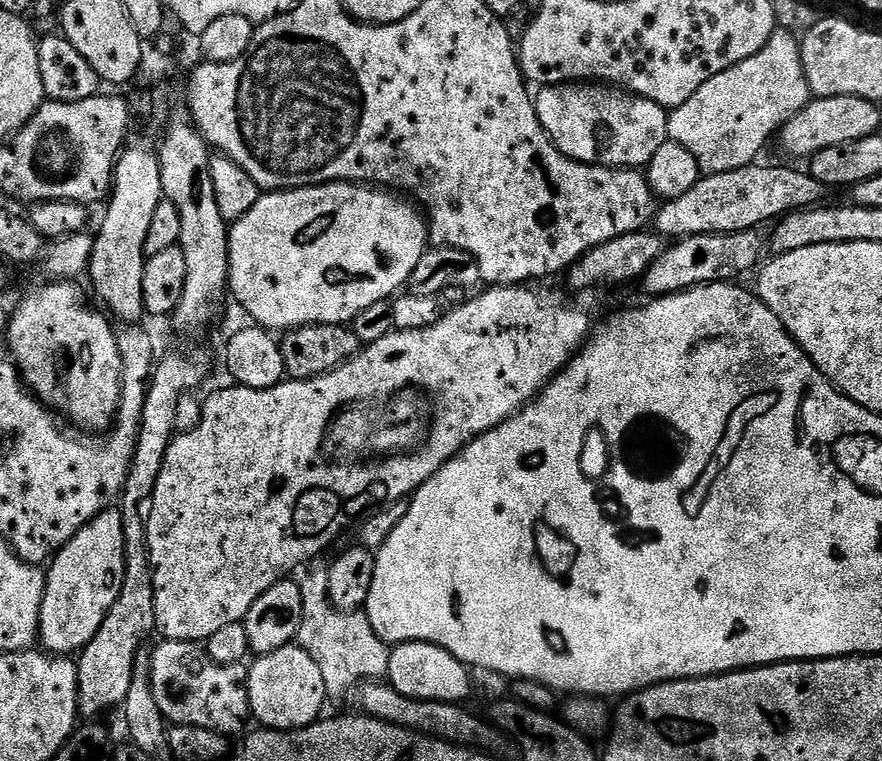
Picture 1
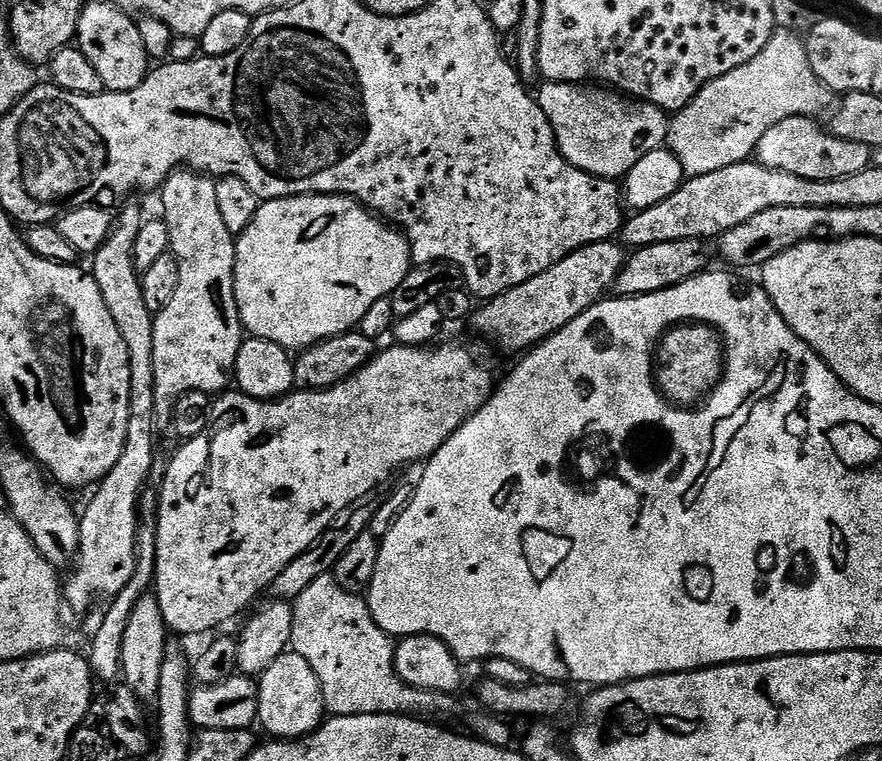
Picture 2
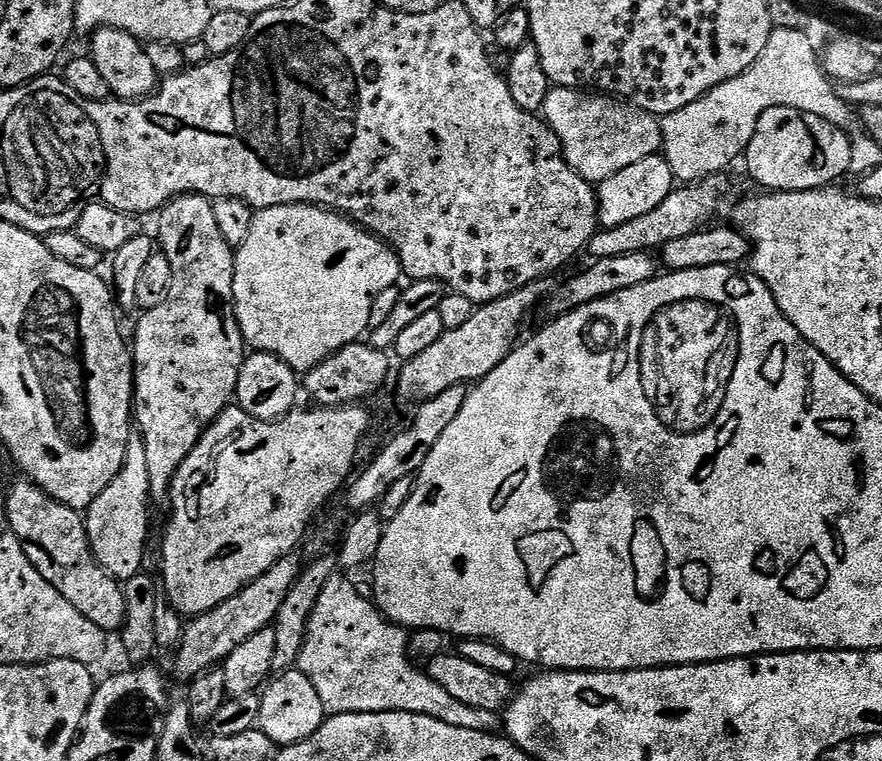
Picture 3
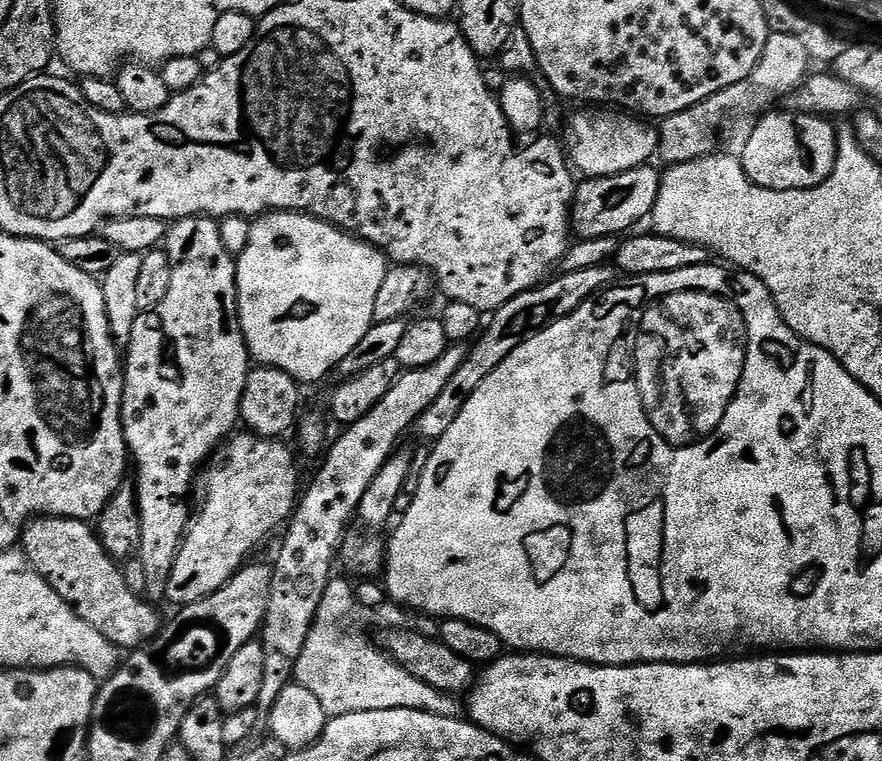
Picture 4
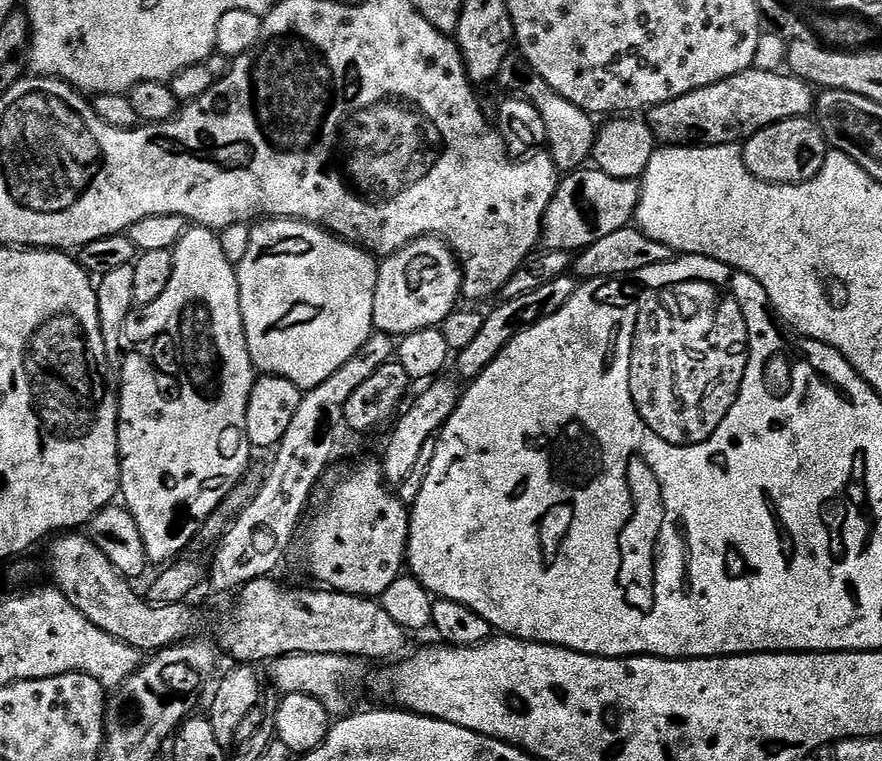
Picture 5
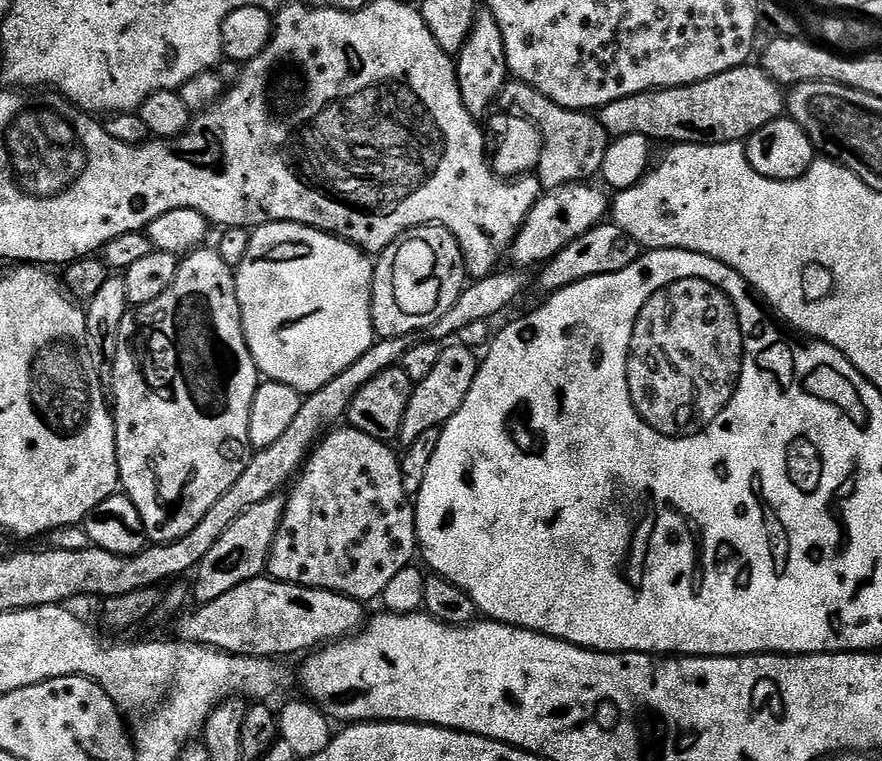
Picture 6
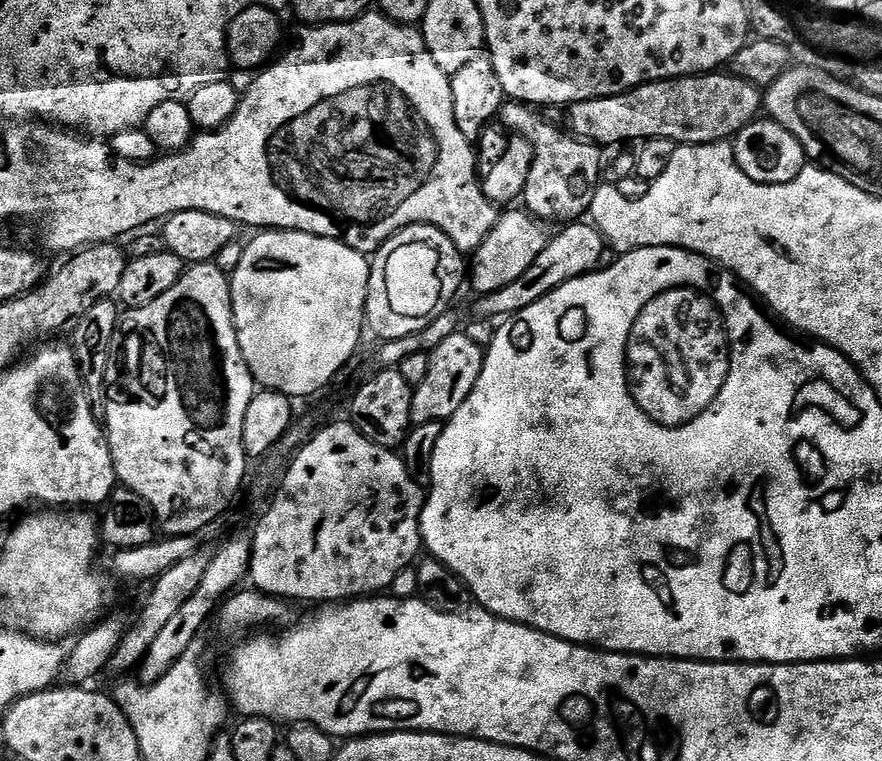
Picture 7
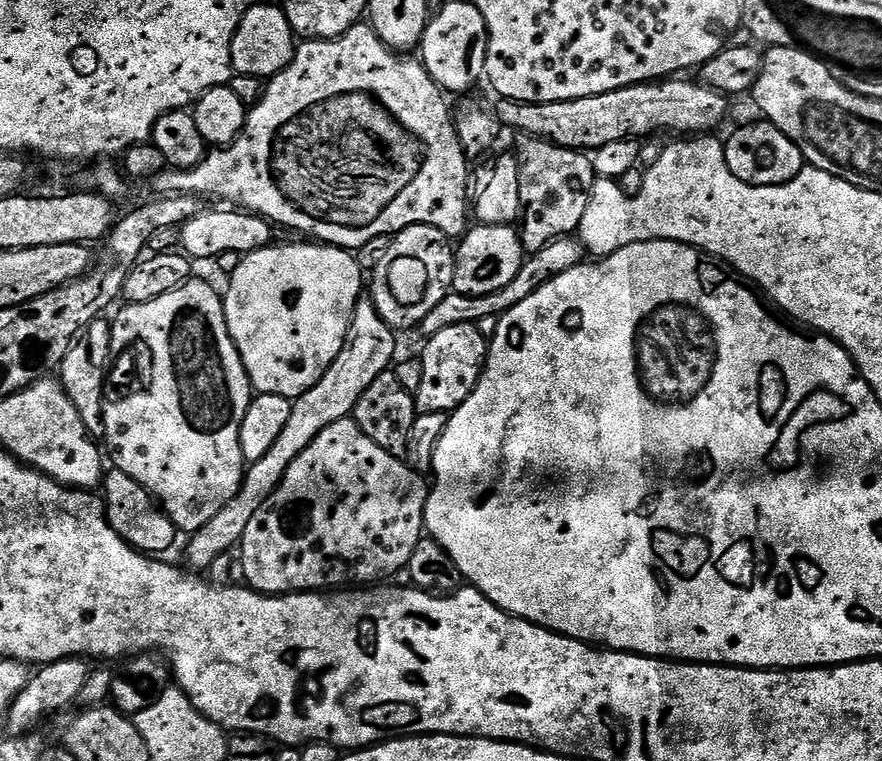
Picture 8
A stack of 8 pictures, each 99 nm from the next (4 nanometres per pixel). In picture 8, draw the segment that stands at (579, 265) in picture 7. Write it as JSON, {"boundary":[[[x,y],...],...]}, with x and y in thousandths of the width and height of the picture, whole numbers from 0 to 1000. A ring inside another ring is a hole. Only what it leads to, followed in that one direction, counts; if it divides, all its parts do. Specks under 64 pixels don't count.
{"boundary":[[[647,307],[626,315],[617,327],[610,329],[609,332],[600,335],[595,340],[583,371],[578,371],[578,376],[569,376],[569,381],[565,381],[560,386],[546,386],[545,389],[529,389],[516,381],[509,384],[506,392],[501,392],[501,397],[497,397],[497,402],[492,402],[492,407],[488,407],[488,413],[483,413],[483,418],[474,427],[474,436],[477,436],[477,443],[484,444],[497,439],[497,434],[506,434],[506,428],[543,427],[544,420],[556,419],[554,422],[557,422],[559,418],[566,418],[583,402],[587,402],[587,397],[601,392],[601,386],[605,386],[605,381],[610,381],[633,360],[663,346],[663,342],[664,327],[652,309]]]}

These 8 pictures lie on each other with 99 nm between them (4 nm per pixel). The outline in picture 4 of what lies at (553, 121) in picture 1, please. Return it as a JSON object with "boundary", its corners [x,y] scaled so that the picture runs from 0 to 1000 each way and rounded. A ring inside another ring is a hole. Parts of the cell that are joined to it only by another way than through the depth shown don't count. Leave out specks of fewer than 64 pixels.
{"boundary":[[[662,139],[659,147],[653,147],[649,152],[649,200],[646,194],[646,210],[654,222],[662,225],[663,233],[672,231],[695,231],[705,229],[710,223],[731,219],[736,214],[738,205],[743,206],[747,196],[748,176],[743,167],[738,168],[738,162],[722,155],[707,145],[695,145],[689,139]]]}

